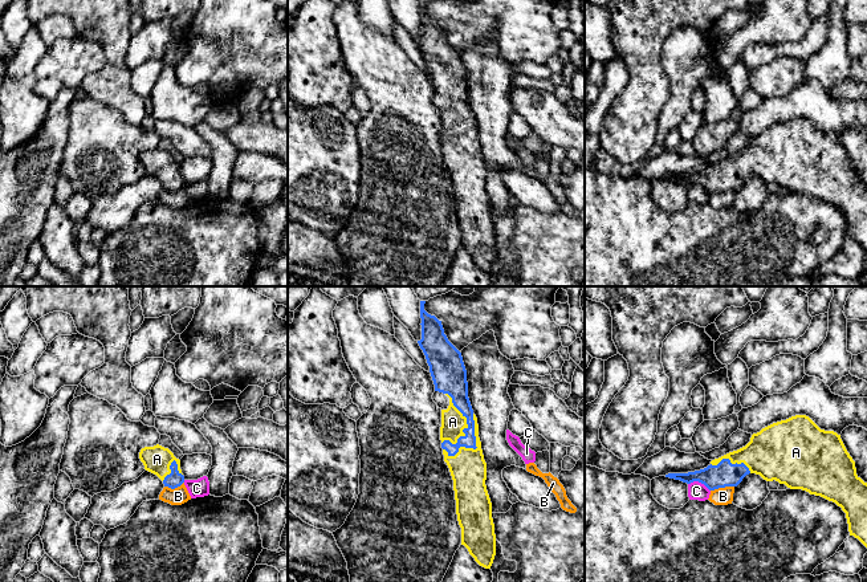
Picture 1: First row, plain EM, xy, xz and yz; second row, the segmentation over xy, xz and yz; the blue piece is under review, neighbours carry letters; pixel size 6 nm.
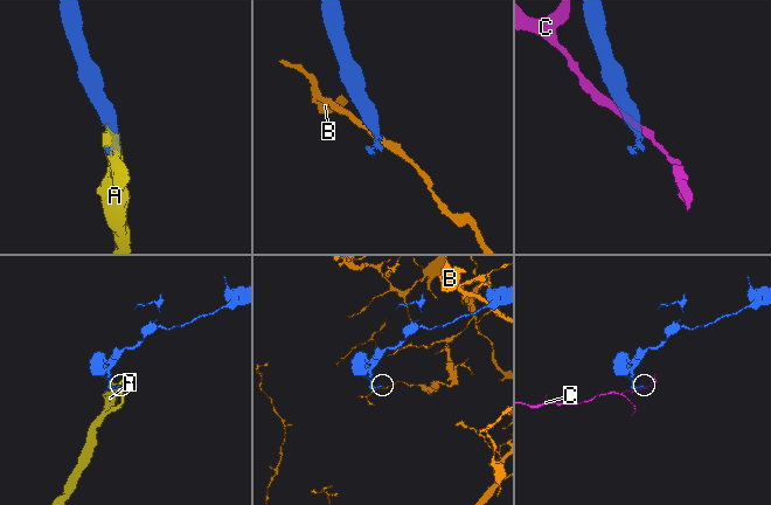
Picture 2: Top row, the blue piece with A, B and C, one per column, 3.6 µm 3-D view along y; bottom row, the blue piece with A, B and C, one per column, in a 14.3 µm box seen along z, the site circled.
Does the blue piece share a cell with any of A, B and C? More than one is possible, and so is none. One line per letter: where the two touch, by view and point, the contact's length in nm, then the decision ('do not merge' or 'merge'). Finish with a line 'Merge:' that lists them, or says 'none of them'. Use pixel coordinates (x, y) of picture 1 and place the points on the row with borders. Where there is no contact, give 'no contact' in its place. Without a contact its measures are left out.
A: contact xz (467, 419); length 320 nm; merge
B: contact yz (721, 487); length 150 nm; do not merge
C: contact yz (699, 481); length 140 nm; do not merge
Merge: A

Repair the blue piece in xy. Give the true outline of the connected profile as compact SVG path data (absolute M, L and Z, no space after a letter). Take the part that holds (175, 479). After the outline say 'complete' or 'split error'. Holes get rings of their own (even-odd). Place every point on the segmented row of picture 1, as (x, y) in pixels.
M159 444L144 447L139 452L139 459L144 469L156 475L171 489L180 487L184 483L184 476L180 469L180 460L174 453Z; split error

